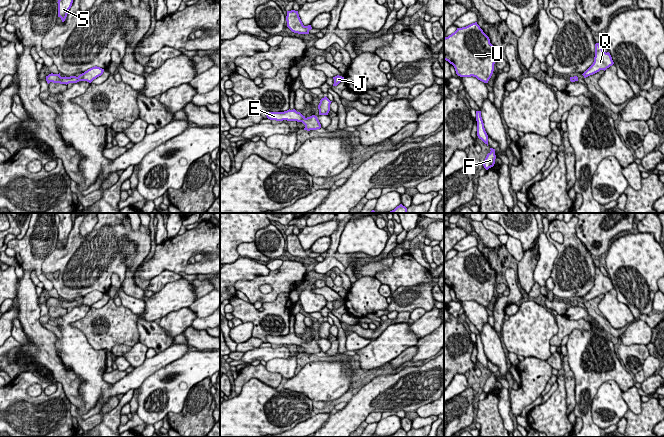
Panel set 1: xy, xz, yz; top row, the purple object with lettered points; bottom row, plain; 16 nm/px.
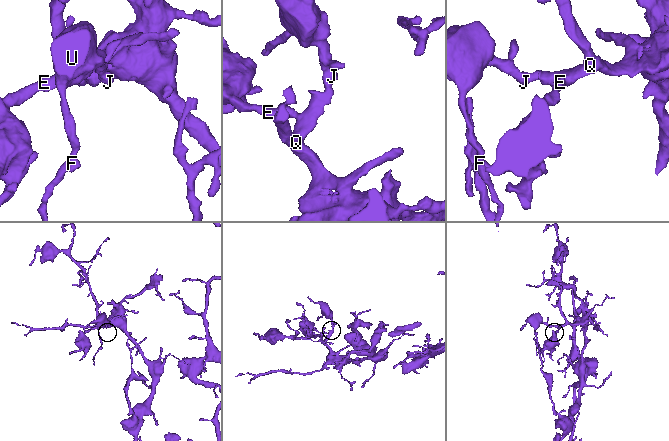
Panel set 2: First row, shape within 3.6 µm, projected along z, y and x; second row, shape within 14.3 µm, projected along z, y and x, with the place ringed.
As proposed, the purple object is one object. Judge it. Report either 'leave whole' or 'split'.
leave whole

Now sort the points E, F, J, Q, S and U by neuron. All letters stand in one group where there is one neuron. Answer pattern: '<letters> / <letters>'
E F J Q S U

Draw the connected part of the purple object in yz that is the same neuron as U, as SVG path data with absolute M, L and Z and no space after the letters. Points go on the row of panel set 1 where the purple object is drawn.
M477 22L457 30L444 38L444 60L455 68L460 77L476 77L488 83L494 71L496 48L490 43L489 37L483 32Z

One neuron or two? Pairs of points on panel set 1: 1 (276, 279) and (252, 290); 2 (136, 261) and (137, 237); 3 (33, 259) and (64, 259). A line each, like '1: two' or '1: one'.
1: one
2: one
3: two

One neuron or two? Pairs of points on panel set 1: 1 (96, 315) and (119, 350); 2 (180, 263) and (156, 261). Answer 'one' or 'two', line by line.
1: two
2: one

